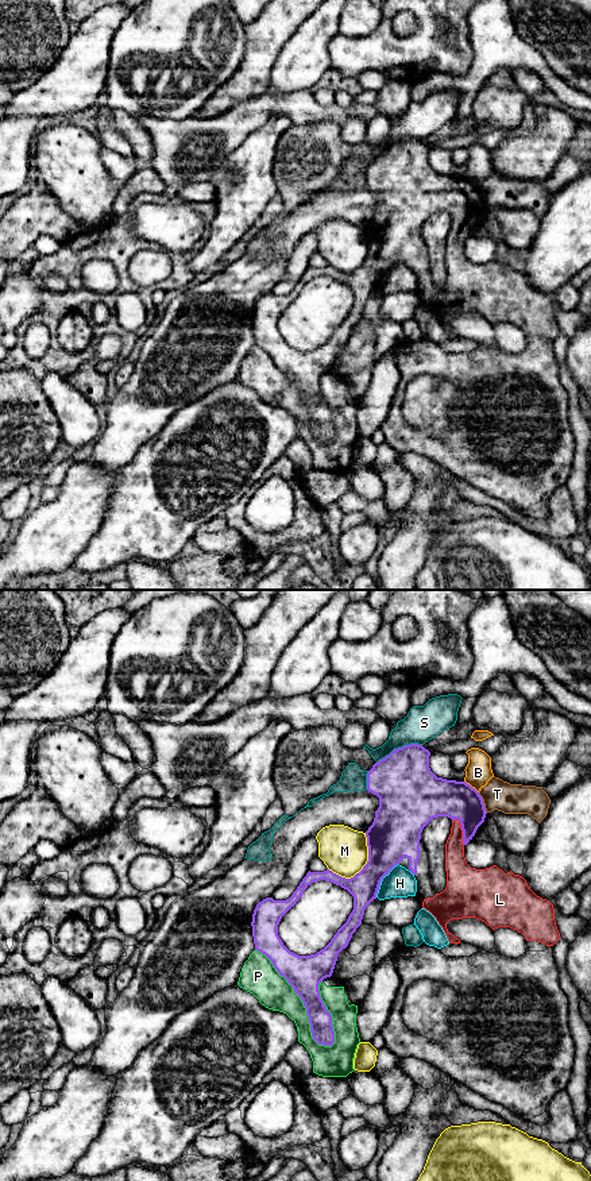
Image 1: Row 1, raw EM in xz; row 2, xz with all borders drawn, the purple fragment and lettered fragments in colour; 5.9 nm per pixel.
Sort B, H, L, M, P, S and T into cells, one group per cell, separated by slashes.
B / H / L / M / P / S / T

